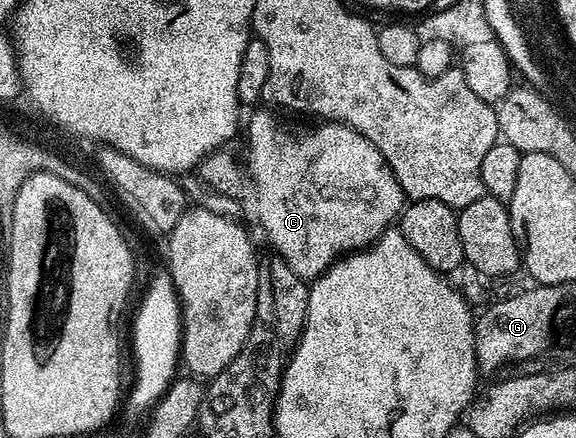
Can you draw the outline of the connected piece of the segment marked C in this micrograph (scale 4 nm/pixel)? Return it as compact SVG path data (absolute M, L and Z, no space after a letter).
M257 112L249 120L249 164L247 160L247 176L251 181L251 196L257 199L257 220L261 223L261 228L265 231L265 236L269 239L269 244L274 253L280 259L285 260L299 278L307 282L312 282L318 276L323 275L340 257L348 256L350 252L359 252L363 248L376 244L377 239L381 237L386 230L400 217L406 203L407 197L405 191L399 186L391 166L379 154L379 150L363 134L359 134L354 128L348 128L345 124L335 124L332 122L317 122L314 128L288 128L281 120L276 120L272 116L274 113Z

